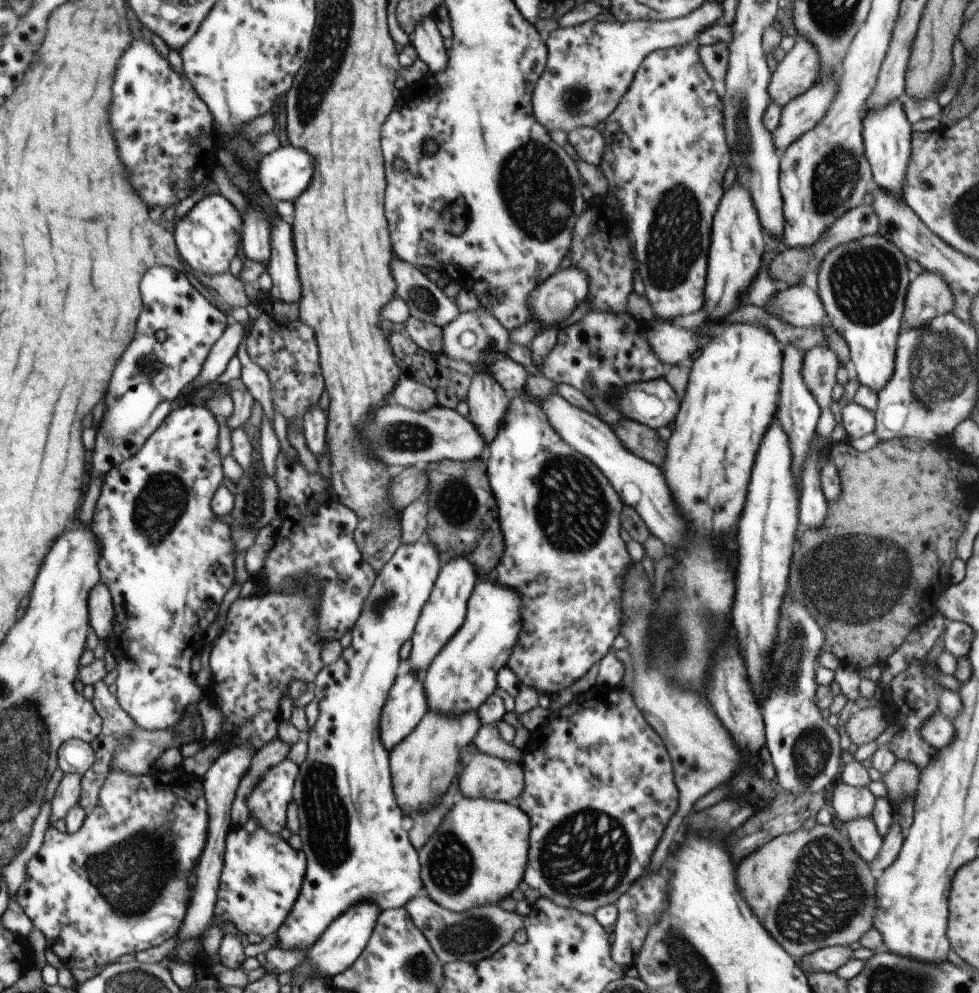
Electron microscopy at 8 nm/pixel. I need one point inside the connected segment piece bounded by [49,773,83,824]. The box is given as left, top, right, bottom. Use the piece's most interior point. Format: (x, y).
(67, 796)

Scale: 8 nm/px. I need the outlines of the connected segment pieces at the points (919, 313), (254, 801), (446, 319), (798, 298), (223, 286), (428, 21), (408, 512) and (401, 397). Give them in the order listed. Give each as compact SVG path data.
M922 272L907 287L903 326L921 328L938 316L953 313L955 303L949 285L940 274Z
M287 758L262 774L258 785L246 798L249 817L256 820L257 828L270 835L280 834L287 828L288 805L293 801L293 789L299 766Z
M396 258L392 262L398 284L395 294L406 301L413 318L444 328L459 316L455 298L448 298L436 283L423 275L421 268Z
M802 282L792 287L779 287L764 308L783 322L799 328L824 328L827 316L818 294Z
M188 264L186 265L192 270L200 282L216 290L228 307L245 308L250 304L245 292L246 284L238 277L233 276L230 271L208 277L207 275L202 275L194 271Z
M428 14L416 24L415 32L409 36L409 44L416 49L418 58L428 65L429 72L442 73L447 68L448 51L434 15Z
M425 495L412 502L401 512L401 536L403 543L414 543L425 536L428 512L429 505Z
M403 375L399 376L391 396L392 401L399 406L418 413L427 412L439 405L436 392L431 387L419 384Z

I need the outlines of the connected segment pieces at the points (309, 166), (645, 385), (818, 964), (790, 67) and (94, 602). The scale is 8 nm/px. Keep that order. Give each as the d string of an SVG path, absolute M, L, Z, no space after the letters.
M280 146L272 153L262 156L259 160L258 180L261 188L268 196L272 206L283 200L295 201L306 191L312 182L314 176L314 158L302 150L302 148L294 148L294 146Z
M663 378L630 385L618 391L615 405L624 418L646 424L654 430L668 426L680 410L676 392Z
M835 945L807 955L802 958L800 966L808 973L814 971L836 972L842 966L845 966L853 956L854 950L849 945Z
M800 34L795 40L794 48L771 74L768 88L770 99L782 108L807 92L821 76L821 59L814 44Z
M99 583L89 596L89 614L92 617L94 632L98 635L99 640L106 641L113 630L114 608L112 600L108 586L103 583Z

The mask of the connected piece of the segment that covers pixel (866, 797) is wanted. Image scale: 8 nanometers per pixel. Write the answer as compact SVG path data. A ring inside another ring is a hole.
M837 780L832 788L832 808L841 825L873 817L876 798L867 787L854 787Z

